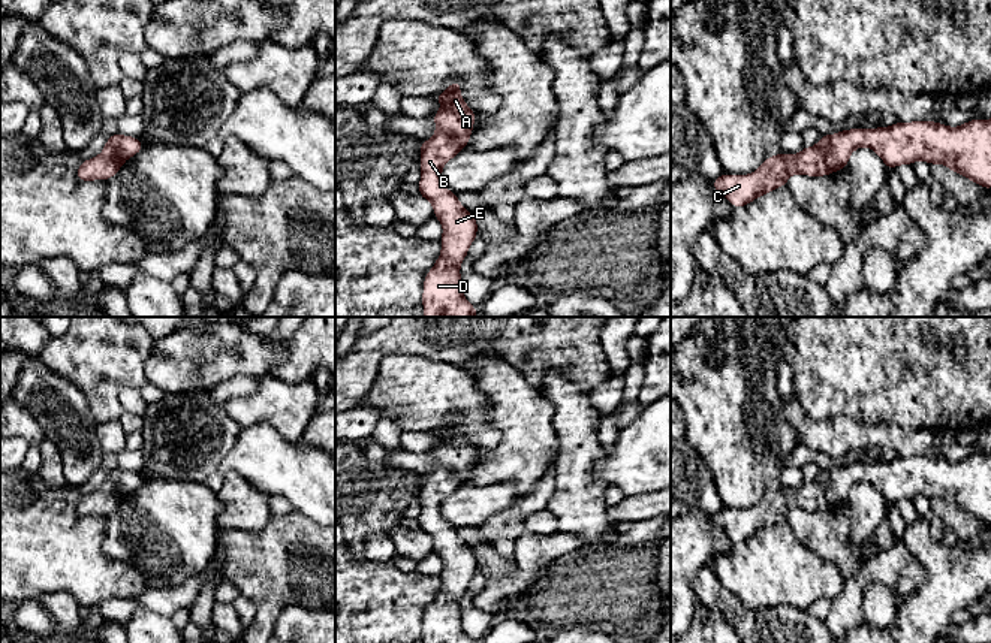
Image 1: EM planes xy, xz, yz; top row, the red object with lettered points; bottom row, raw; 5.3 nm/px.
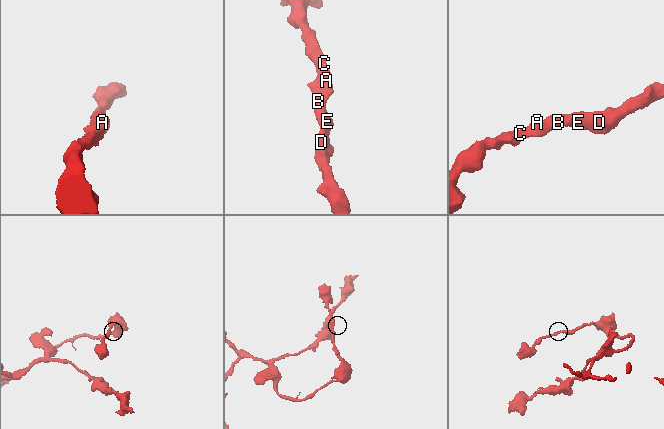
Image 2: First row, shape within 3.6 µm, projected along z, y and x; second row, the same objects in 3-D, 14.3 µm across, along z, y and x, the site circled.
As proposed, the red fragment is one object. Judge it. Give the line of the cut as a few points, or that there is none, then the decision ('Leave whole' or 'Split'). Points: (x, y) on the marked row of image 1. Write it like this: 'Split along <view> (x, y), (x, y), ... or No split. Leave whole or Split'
No split. Leave whole

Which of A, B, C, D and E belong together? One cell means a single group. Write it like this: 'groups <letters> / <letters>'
groups A B C D E

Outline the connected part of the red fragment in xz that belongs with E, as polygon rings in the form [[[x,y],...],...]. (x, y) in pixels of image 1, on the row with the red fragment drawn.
[[[455,79],[448,90],[434,96],[443,105],[430,115],[436,121],[436,136],[419,144],[419,197],[433,203],[434,218],[443,226],[439,239],[442,253],[424,278],[424,317],[478,317],[478,310],[463,295],[460,272],[460,265],[478,238],[476,215],[442,181],[443,166],[466,150],[476,121],[475,111],[460,94],[461,85]]]

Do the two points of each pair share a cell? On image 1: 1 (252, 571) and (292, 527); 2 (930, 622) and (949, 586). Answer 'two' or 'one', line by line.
1: one
2: one

